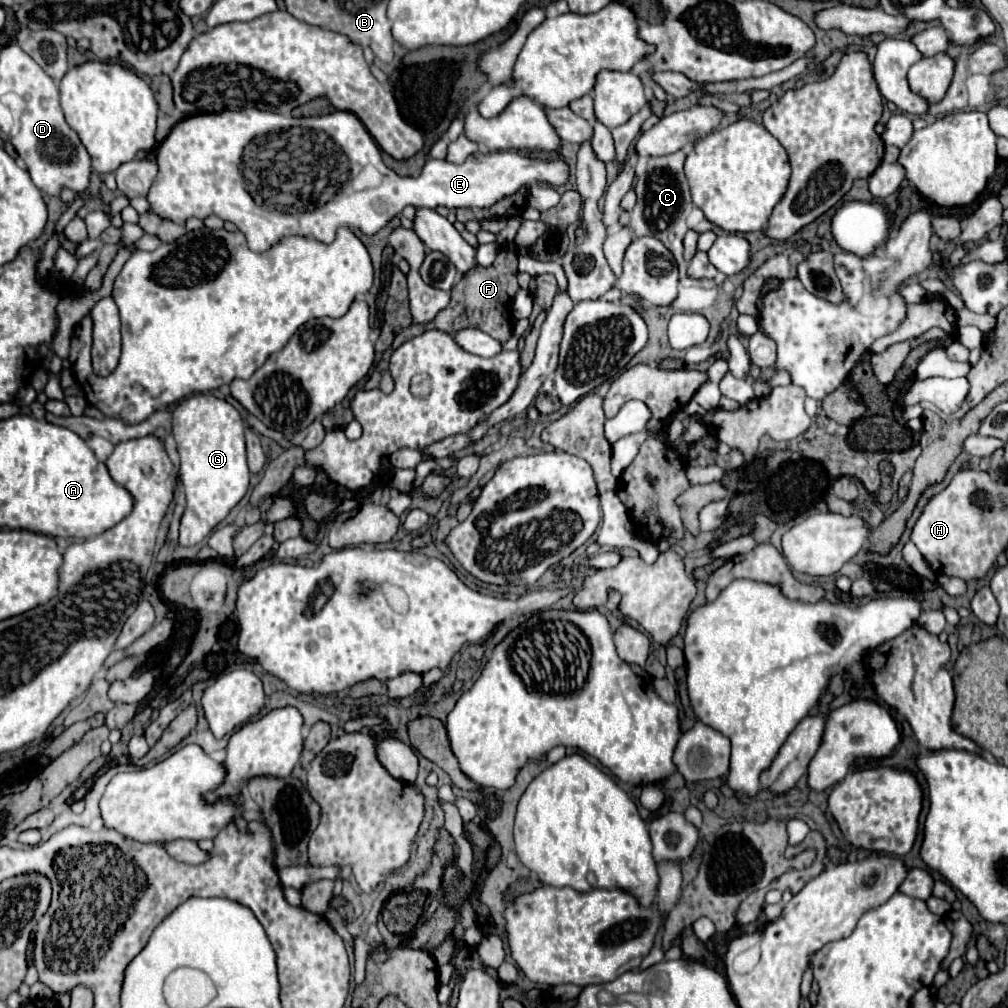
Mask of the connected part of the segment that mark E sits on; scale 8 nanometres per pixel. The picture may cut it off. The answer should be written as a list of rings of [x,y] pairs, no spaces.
[[[257,108],[187,116],[173,126],[171,134],[159,146],[157,166],[157,180],[147,194],[151,214],[175,224],[185,224],[189,218],[205,220],[207,216],[219,216],[225,222],[233,222],[247,236],[253,252],[267,252],[285,236],[311,236],[323,244],[331,244],[341,226],[359,228],[363,234],[377,234],[409,204],[415,208],[489,208],[531,182],[555,186],[565,184],[569,178],[569,168],[561,160],[533,160],[519,152],[475,152],[463,164],[429,160],[417,178],[399,176],[383,164],[379,146],[363,122],[353,112],[343,110],[313,118],[285,118]]]

